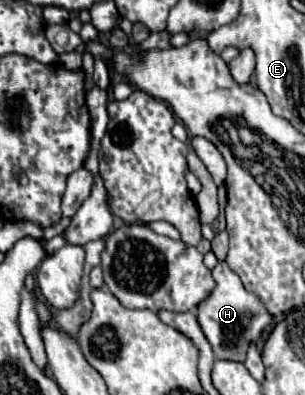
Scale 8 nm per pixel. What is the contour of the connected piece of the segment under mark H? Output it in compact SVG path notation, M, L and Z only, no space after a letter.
M225 261L217 263L217 267L213 269L213 279L217 283L213 293L205 301L201 301L197 307L199 325L207 341L211 343L217 359L243 361L249 343L261 337L263 329L271 323L271 315L265 311L263 303L243 287L239 275L233 273Z

